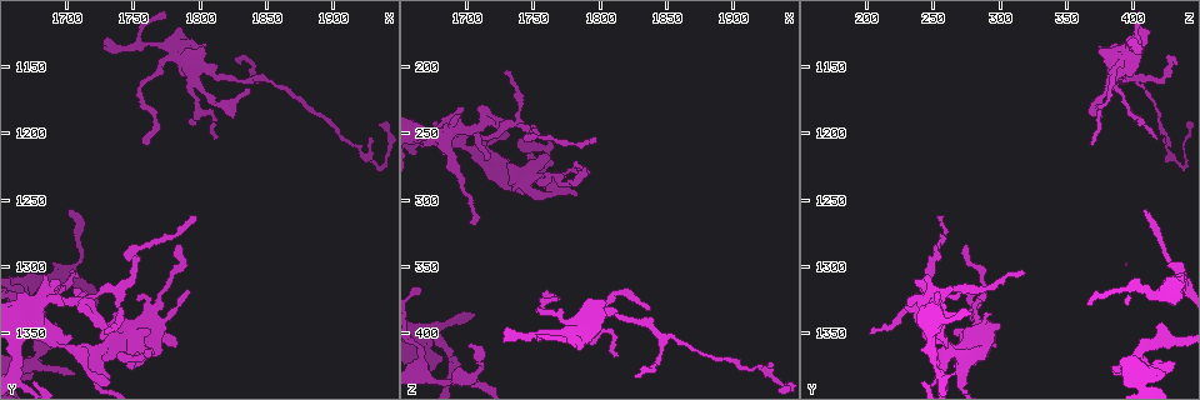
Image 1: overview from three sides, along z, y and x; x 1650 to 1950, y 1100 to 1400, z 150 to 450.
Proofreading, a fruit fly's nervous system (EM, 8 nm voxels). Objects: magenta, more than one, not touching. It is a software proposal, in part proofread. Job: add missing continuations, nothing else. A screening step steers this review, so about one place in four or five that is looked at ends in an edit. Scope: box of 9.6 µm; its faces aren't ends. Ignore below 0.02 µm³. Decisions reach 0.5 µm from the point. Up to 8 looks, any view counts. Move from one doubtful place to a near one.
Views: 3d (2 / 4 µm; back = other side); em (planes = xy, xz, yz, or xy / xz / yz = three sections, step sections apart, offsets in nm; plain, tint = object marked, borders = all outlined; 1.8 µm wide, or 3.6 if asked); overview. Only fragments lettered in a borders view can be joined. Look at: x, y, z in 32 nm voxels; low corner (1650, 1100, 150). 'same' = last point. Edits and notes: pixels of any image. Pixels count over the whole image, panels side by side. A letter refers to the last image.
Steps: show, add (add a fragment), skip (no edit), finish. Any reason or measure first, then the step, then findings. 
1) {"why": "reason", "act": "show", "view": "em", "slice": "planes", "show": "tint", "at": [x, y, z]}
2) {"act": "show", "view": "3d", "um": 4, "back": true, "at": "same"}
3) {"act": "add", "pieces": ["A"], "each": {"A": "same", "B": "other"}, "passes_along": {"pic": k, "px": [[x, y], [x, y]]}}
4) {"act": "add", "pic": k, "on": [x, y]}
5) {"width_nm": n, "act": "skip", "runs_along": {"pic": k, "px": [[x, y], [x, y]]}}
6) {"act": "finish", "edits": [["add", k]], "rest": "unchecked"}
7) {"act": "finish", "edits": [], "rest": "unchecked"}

{"why": "an open end", "act": "show", "view": "3d", "um": 2, "at": [1802, 1136, 374]}

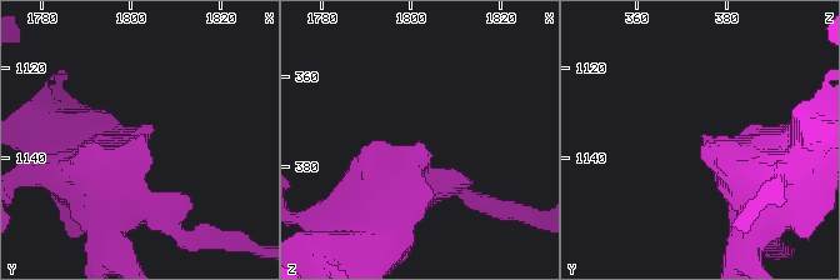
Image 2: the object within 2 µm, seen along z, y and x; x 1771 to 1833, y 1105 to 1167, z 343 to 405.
{"act": "show", "view": "em", "slice": "xz", "step": 8, "show": "tint", "at": [1802, 1135, 374]}

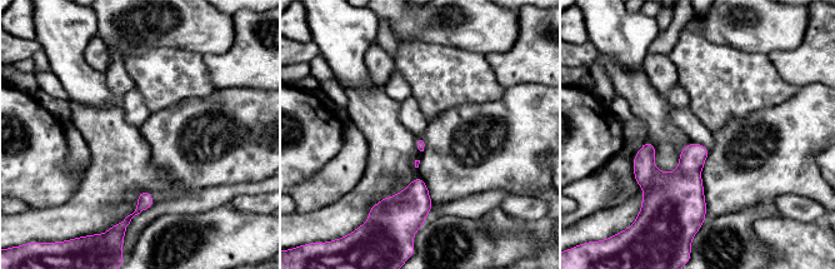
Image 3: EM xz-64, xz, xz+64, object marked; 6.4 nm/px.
{"act": "show", "view": "em", "slice": "planes", "show": "borders", "at": "same"}

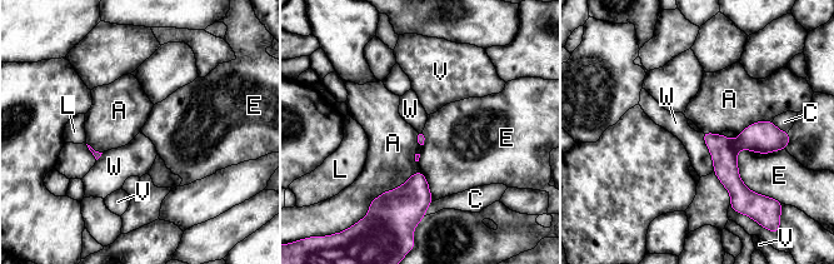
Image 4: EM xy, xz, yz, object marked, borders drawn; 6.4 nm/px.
{"longest_contact_nm": ["A", 400], "act": "skip", "each": {"A": "other", "C": "other", "E": "other", "L": "other", "V": "other", "W": "other"}, "found": "none of them fits"}

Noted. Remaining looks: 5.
{"why": "thin end", "act": "show", "view": "em", "slice": "planes", "show": "borders", "at": [1730, 1130, 404]}

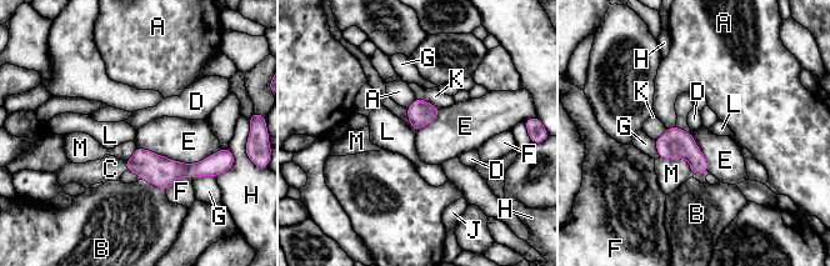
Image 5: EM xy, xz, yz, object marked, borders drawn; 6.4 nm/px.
{"act": "add", "pieces": ["C"], "each": {"A": "other", "B": "other", "C": "same", "D": "other", "E": "other", "F": "other", "G": "other", "H": "other", "J": "other", "K": "other", "L": "other", "M": "other"}, "passes_along": {"pic": 5, "px": [[161, 171], [124, 165], [110, 169]]}, "found": "the neuron continues"}

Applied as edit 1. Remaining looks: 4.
{"why": "see it whole again", "act": "show", "view": "overview"}

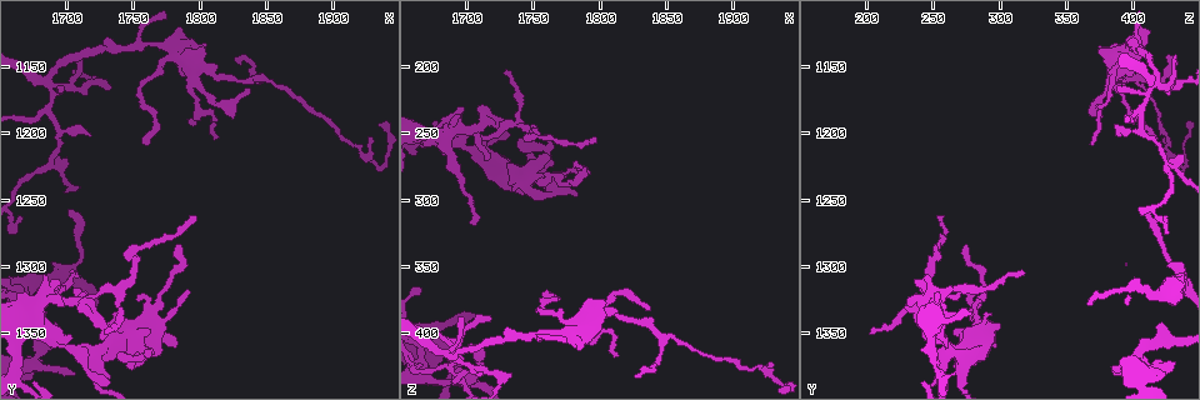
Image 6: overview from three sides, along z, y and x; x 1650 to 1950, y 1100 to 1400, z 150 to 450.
{"why": "branch stops here", "act": "show", "view": "em", "slice": "xy", "step": 16, "show": "borders", "at": [1794, 1194, 408]}

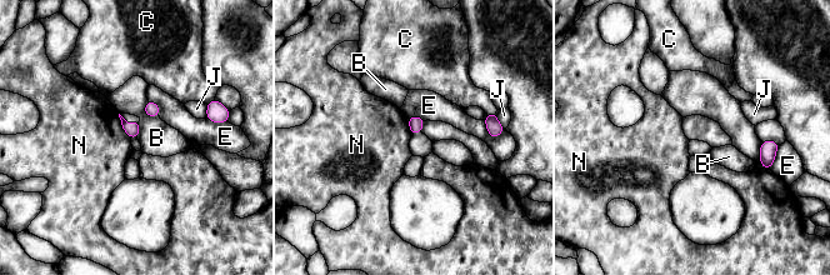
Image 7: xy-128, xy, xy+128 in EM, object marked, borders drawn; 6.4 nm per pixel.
{"why": "another direction", "act": "show", "view": "em", "slice": "planes", "show": "borders", "at": "same"}

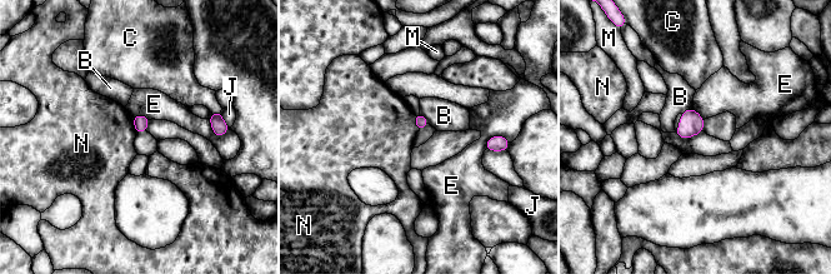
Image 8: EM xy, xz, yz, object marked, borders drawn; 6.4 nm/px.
{"act": "skip", "each": {"B": "other", "C": "other", "E": "other", "J": "other", "M": "other", "N": "other"}, "border": {"pic": 8, "px": [[131, 116], [131, 123], [138, 133]]}, "found": "no lettered fragment goes on from it"}

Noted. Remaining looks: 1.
{"act": "finish", "edits": [["add", 5]], "rest": "unchecked"}

